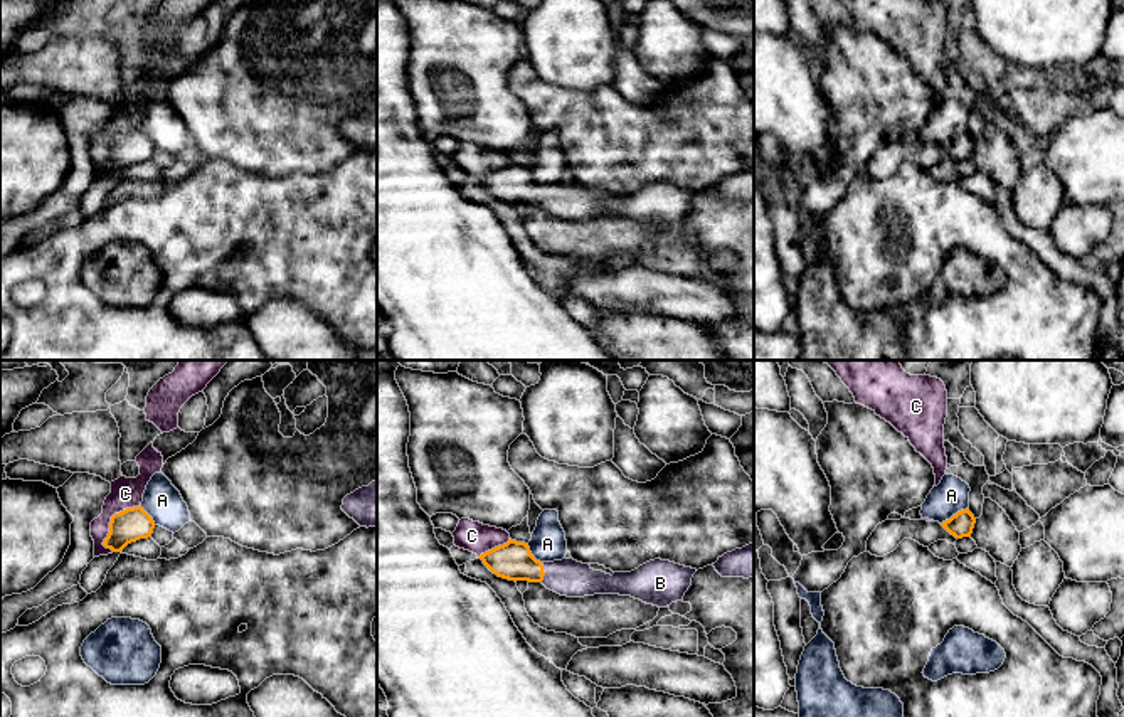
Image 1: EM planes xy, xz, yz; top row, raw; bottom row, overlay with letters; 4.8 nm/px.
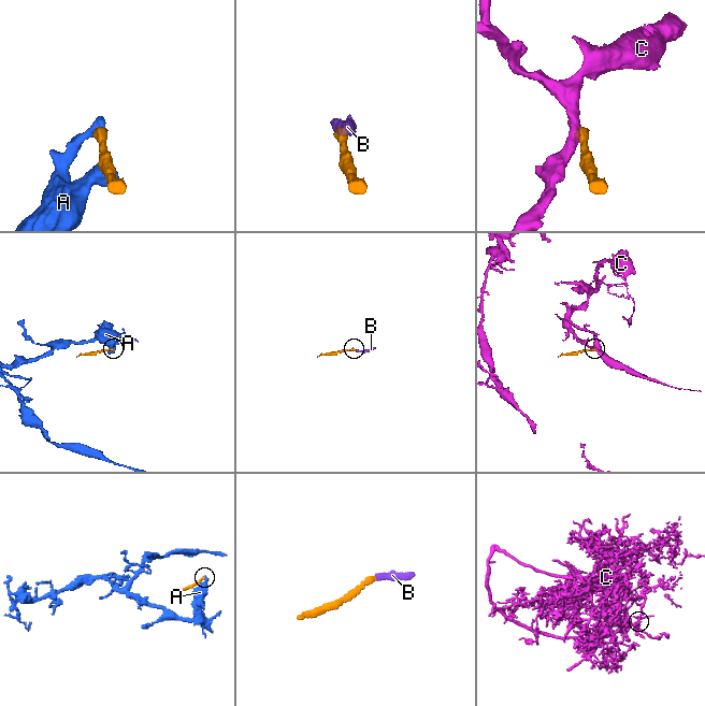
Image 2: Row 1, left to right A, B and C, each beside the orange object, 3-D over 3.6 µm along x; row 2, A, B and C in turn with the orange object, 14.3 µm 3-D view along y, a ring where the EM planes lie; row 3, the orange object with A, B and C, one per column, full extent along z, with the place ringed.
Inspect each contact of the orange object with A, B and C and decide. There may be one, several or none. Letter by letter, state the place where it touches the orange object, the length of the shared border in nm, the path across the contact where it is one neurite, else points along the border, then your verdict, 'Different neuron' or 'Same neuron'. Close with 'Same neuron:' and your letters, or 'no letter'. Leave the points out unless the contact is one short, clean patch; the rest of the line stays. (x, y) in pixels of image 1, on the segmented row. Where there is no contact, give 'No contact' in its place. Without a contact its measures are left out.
A: Touches orange at yz (956, 514). Shared border 160 nm. Boundary: yz (968, 507), (941, 524). Different neuron
B: Touches orange at xz (544, 573). Shared border 100 nm. Path across: xz (514, 561), (544, 573), (569, 578). Same neuron
C: Touches orange at xy (111, 519). Shared border 280 nm. Boundary: xy (140, 504), (111, 517), (103, 542), (106, 549). Different neuron
Same neuron: B

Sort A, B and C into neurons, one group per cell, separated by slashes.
A / B / C

